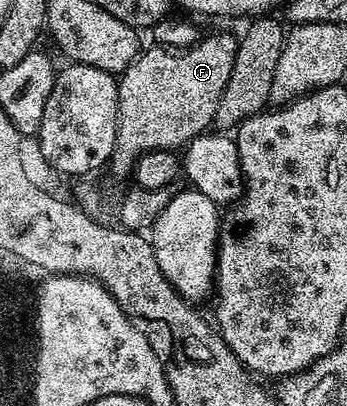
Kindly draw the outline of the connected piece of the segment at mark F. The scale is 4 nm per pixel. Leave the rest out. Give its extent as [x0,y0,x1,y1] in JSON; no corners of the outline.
[108,35,238,176]

